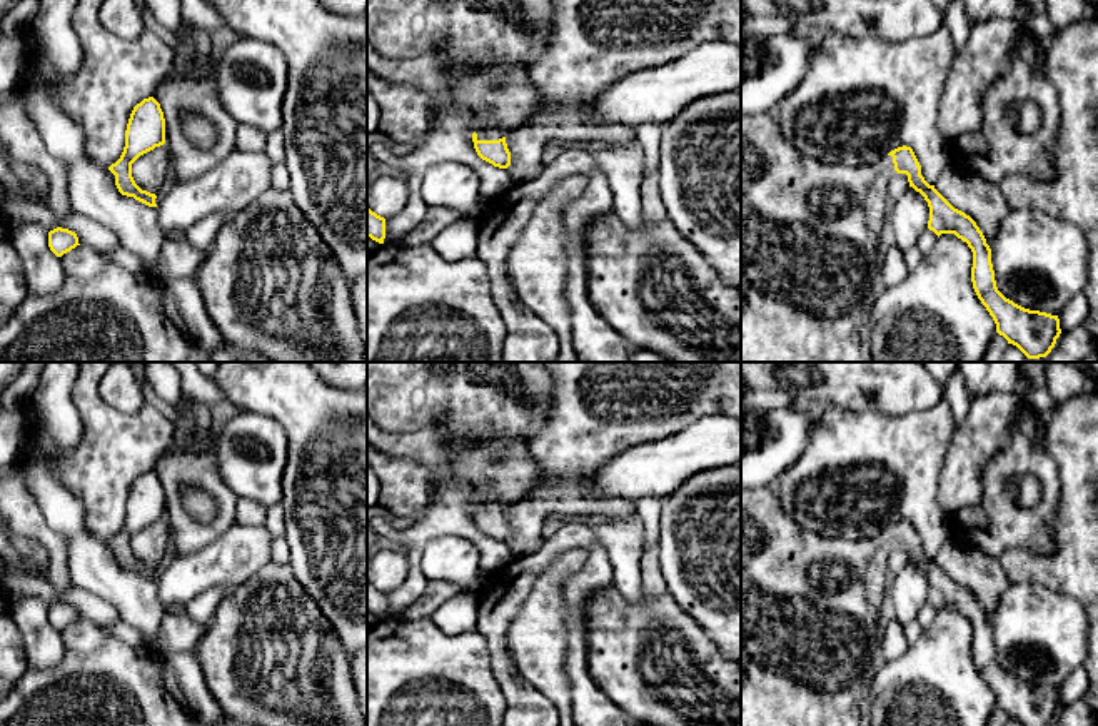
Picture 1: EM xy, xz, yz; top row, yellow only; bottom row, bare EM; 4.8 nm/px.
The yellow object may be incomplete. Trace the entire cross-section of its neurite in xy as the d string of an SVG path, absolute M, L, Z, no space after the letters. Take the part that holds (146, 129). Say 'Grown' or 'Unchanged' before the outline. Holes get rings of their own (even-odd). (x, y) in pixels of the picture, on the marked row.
Unchanged. M144 98L130 113L125 130L125 147L120 159L108 167L115 175L115 185L122 195L157 207L155 194L142 190L132 177L132 164L144 154L165 144L165 118L160 103L154 98Z

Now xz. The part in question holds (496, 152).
Grown. M479 129L472 134L472 142L477 155L499 169L511 165L511 152L501 129Z

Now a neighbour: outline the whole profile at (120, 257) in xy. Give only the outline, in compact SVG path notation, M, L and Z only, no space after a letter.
M113 249L100 252L108 262L123 267L125 270L139 272L142 270L144 264L140 257L133 255L125 249Z

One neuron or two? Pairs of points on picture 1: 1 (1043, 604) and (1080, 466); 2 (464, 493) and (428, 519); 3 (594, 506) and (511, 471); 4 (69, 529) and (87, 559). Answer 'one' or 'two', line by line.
1: two
2: one
3: two
4: one

